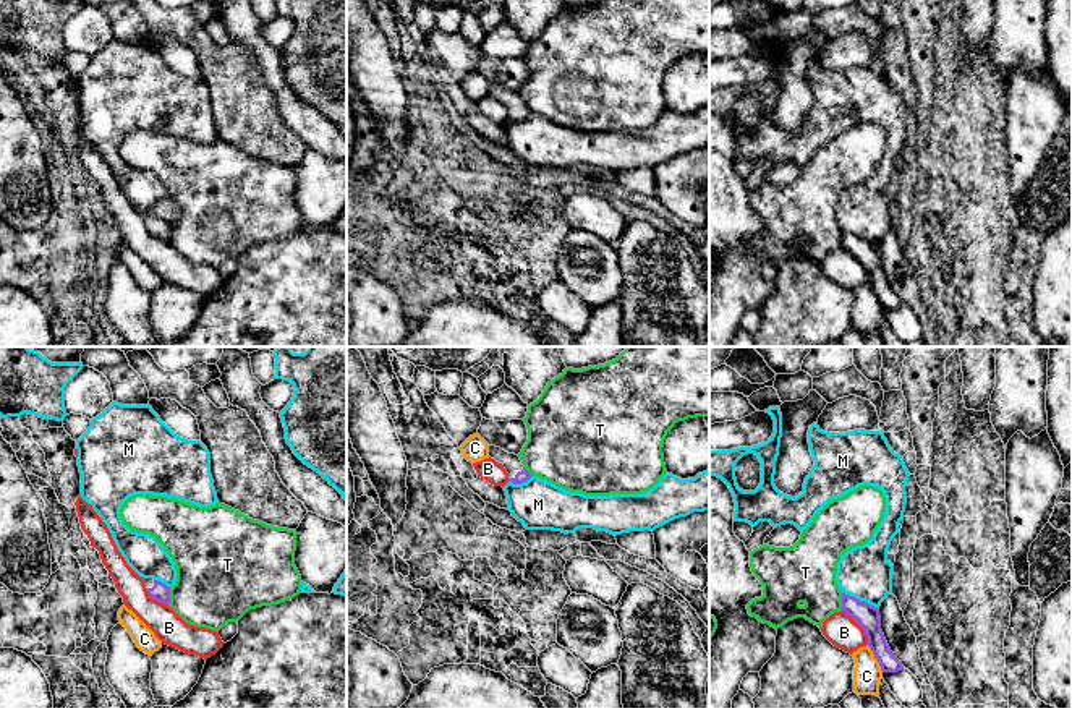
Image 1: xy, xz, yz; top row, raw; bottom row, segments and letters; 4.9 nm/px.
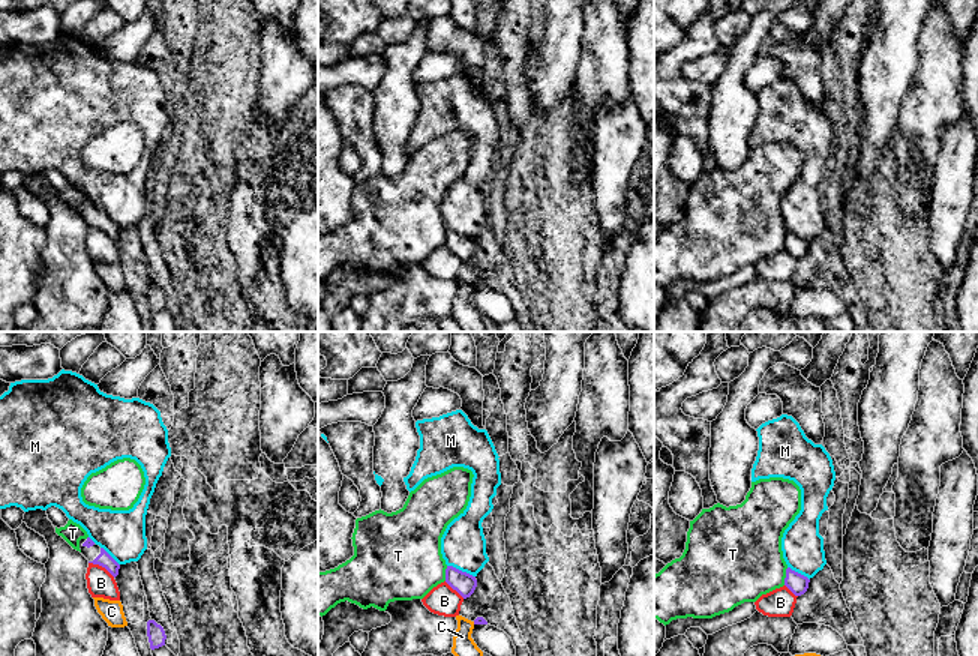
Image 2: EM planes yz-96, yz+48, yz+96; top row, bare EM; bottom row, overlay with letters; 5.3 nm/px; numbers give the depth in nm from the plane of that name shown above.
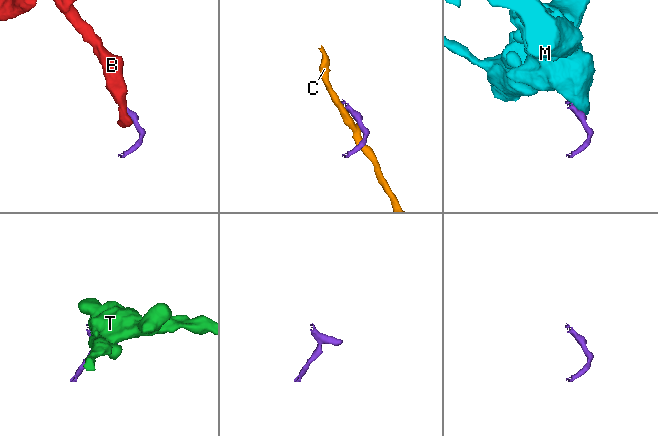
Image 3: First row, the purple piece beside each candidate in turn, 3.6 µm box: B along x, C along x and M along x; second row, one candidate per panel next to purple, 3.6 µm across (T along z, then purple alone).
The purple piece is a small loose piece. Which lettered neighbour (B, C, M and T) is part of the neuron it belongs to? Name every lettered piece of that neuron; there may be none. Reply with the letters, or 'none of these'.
none of these

